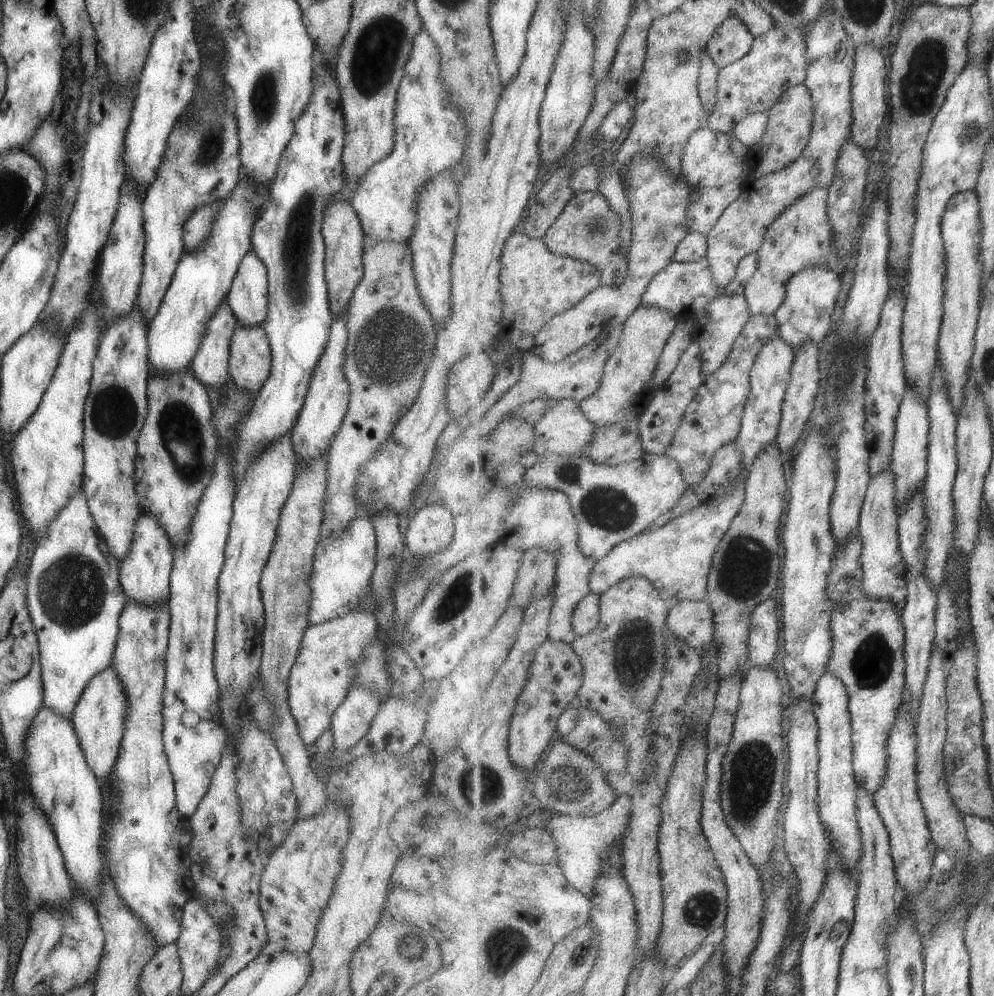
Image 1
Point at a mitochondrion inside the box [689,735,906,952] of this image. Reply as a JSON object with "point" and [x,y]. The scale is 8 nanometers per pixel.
{"point":[752,773]}

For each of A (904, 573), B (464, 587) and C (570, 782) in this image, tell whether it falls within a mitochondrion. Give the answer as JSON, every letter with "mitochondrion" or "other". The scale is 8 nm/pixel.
{"A":"other","B":"mitochondrion","C":"mitochondrion"}

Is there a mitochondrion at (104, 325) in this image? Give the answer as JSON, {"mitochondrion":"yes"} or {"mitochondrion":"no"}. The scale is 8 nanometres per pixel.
{"mitochondrion":"no"}

